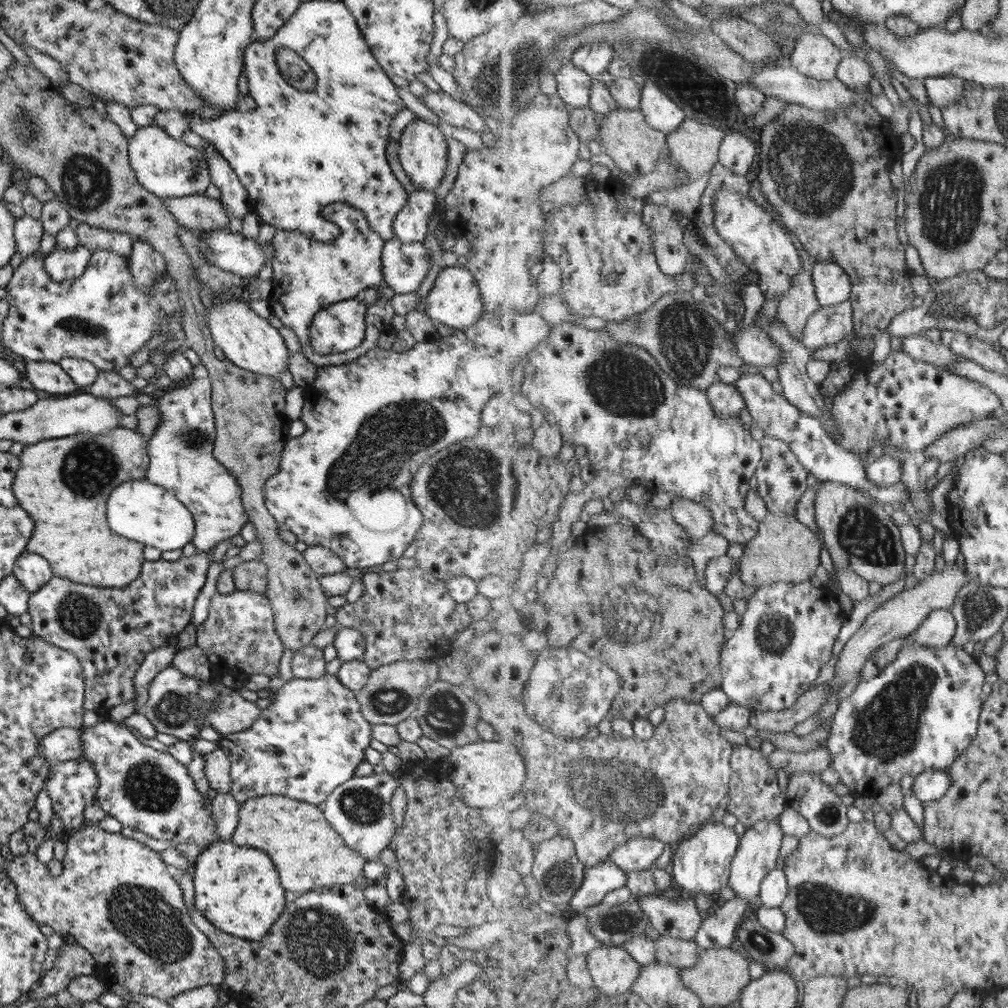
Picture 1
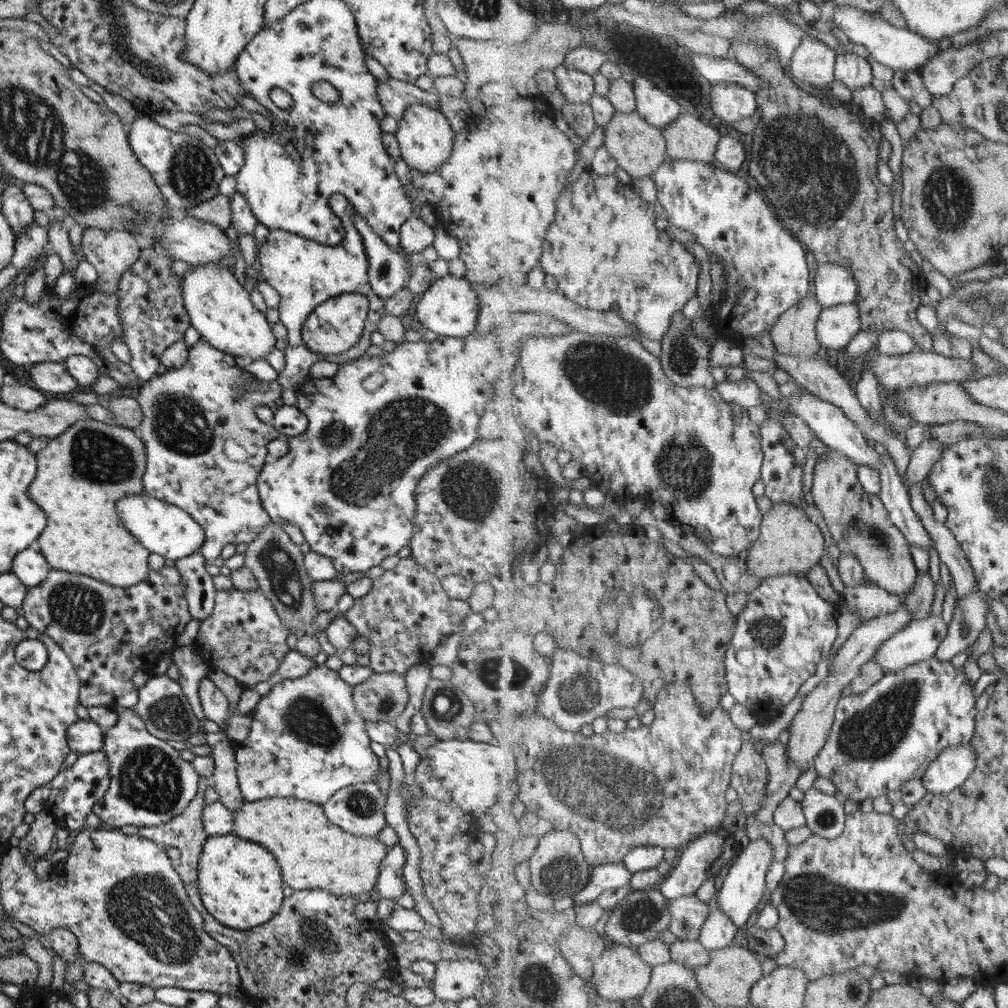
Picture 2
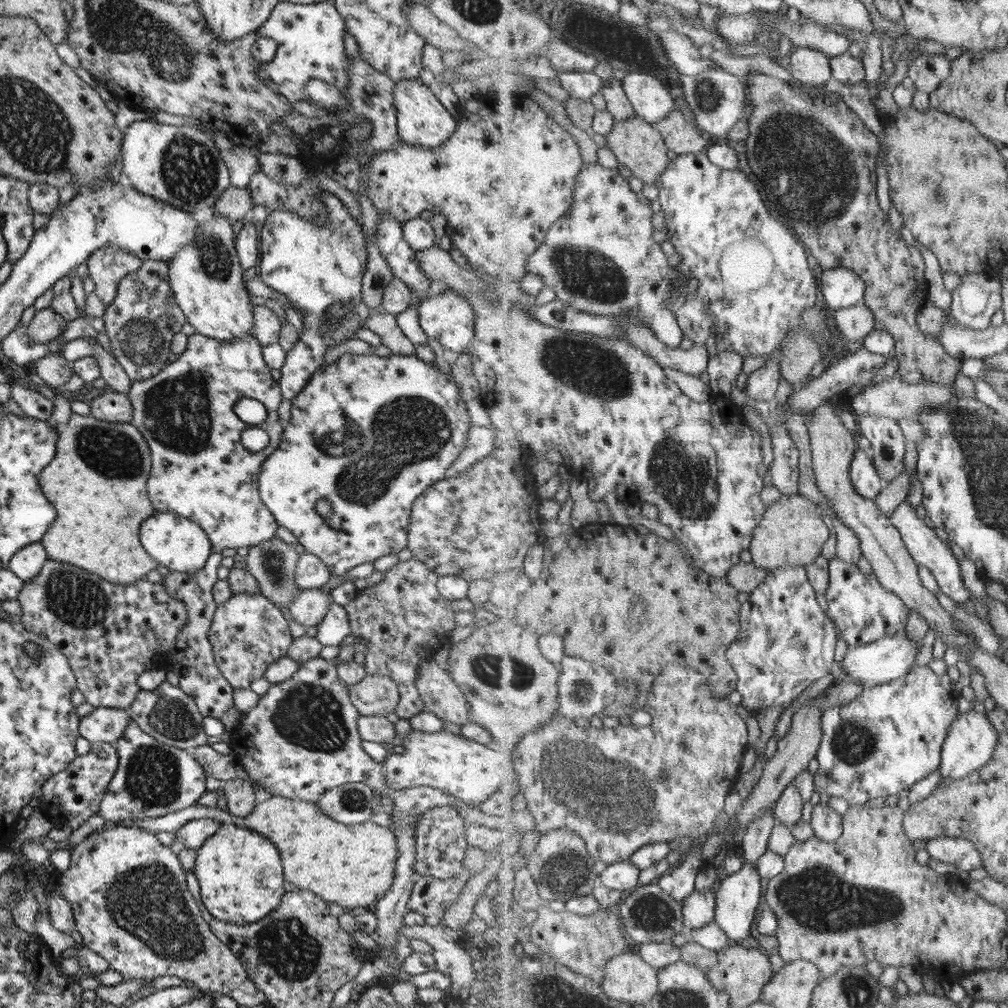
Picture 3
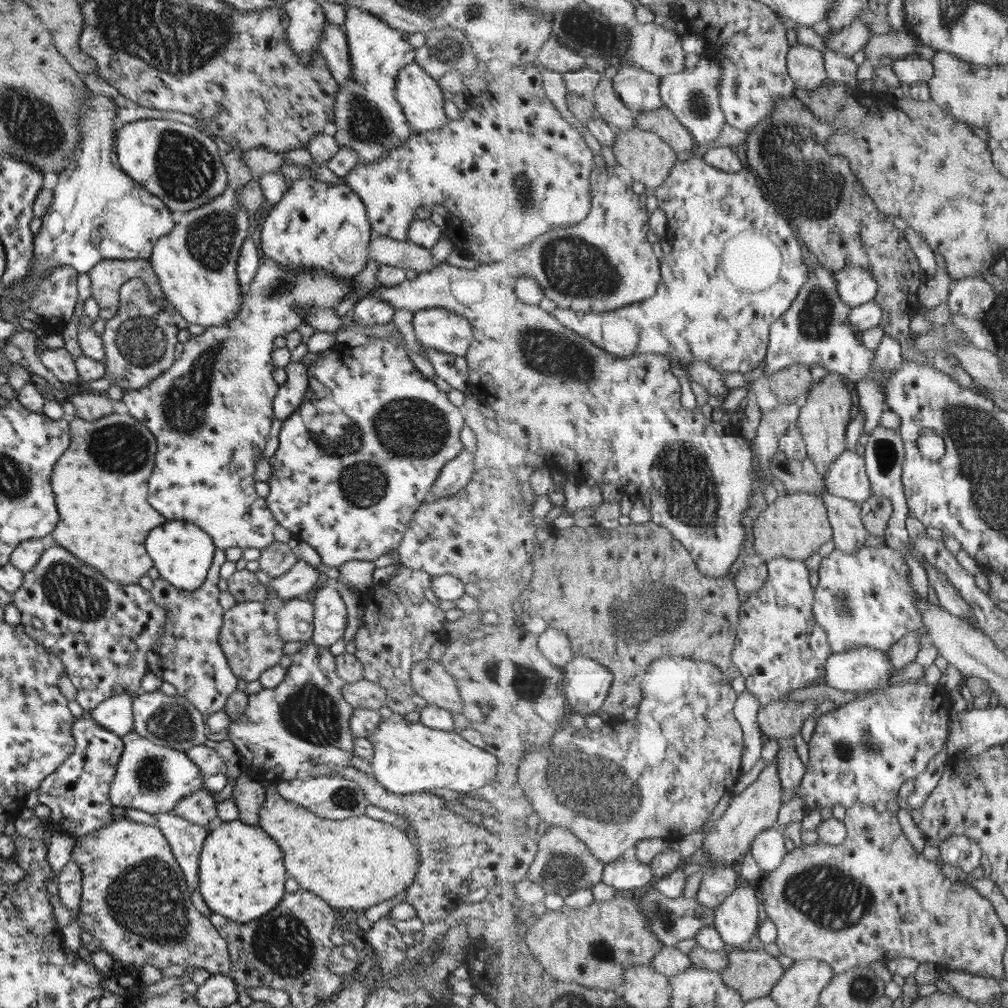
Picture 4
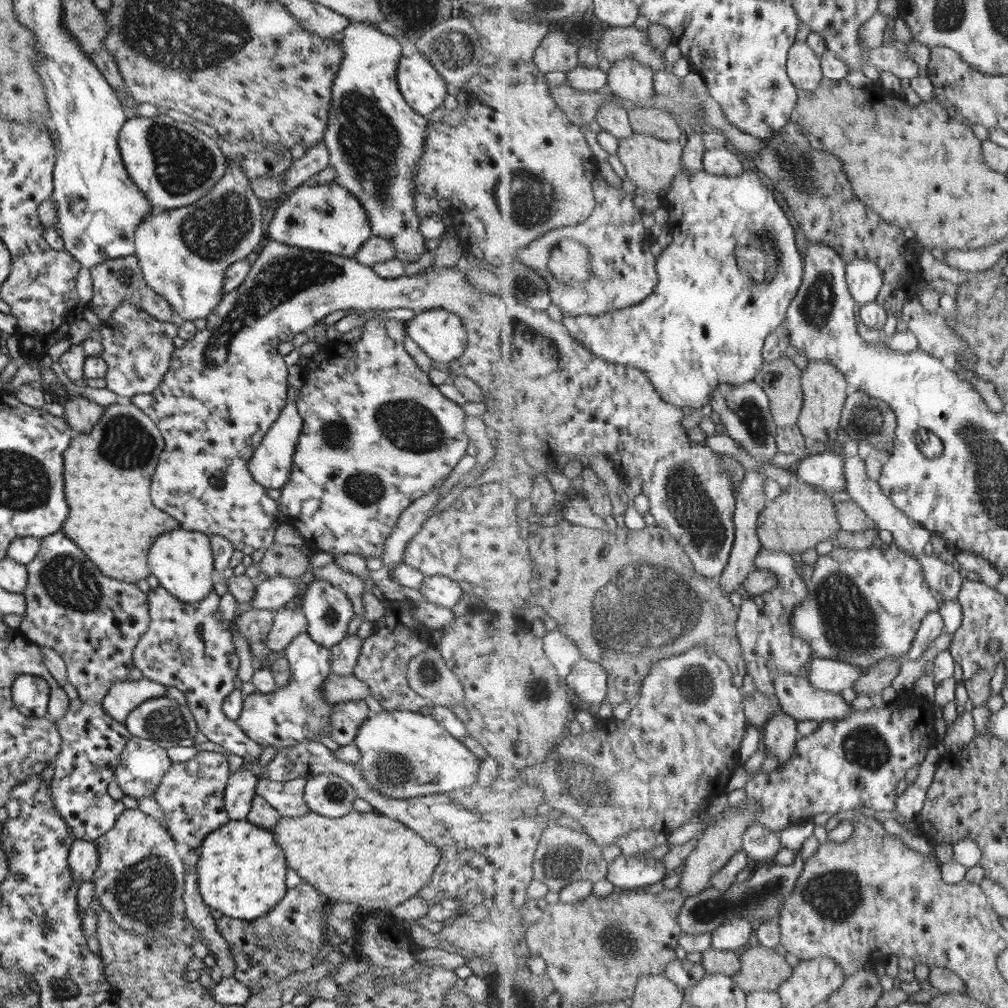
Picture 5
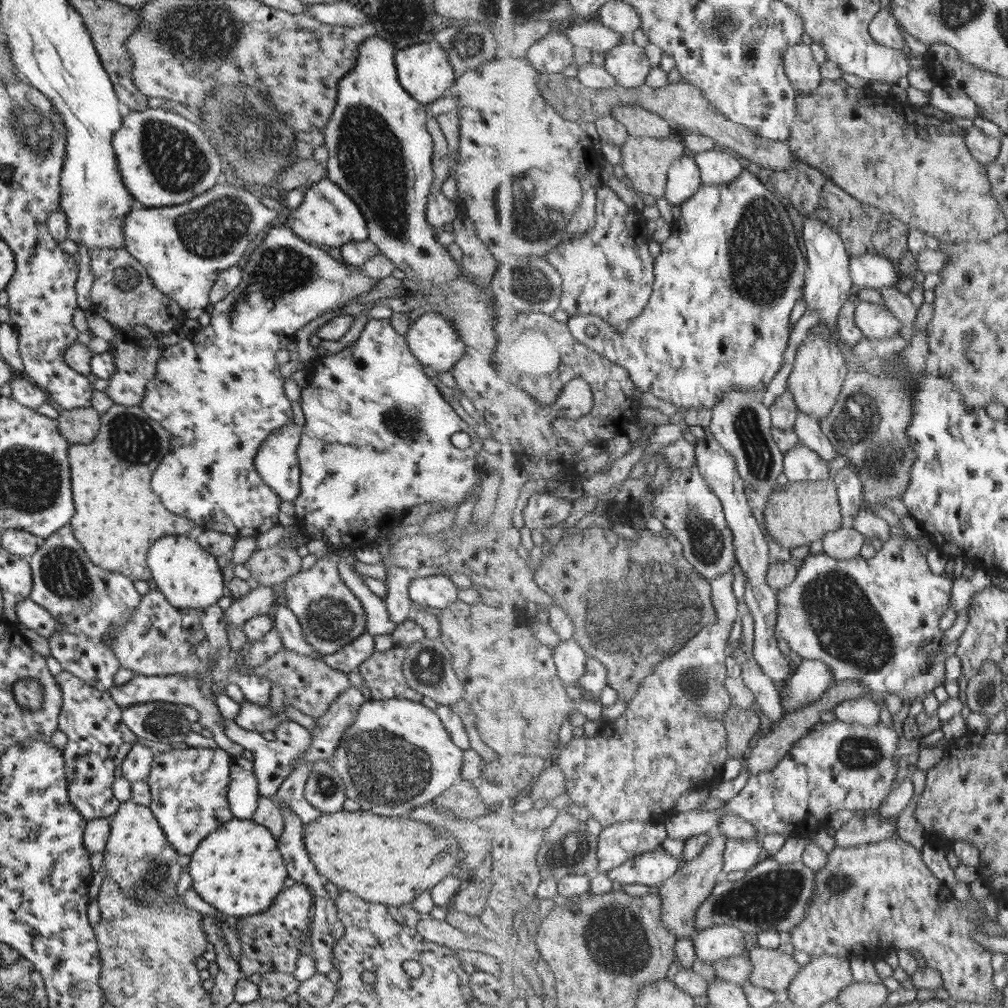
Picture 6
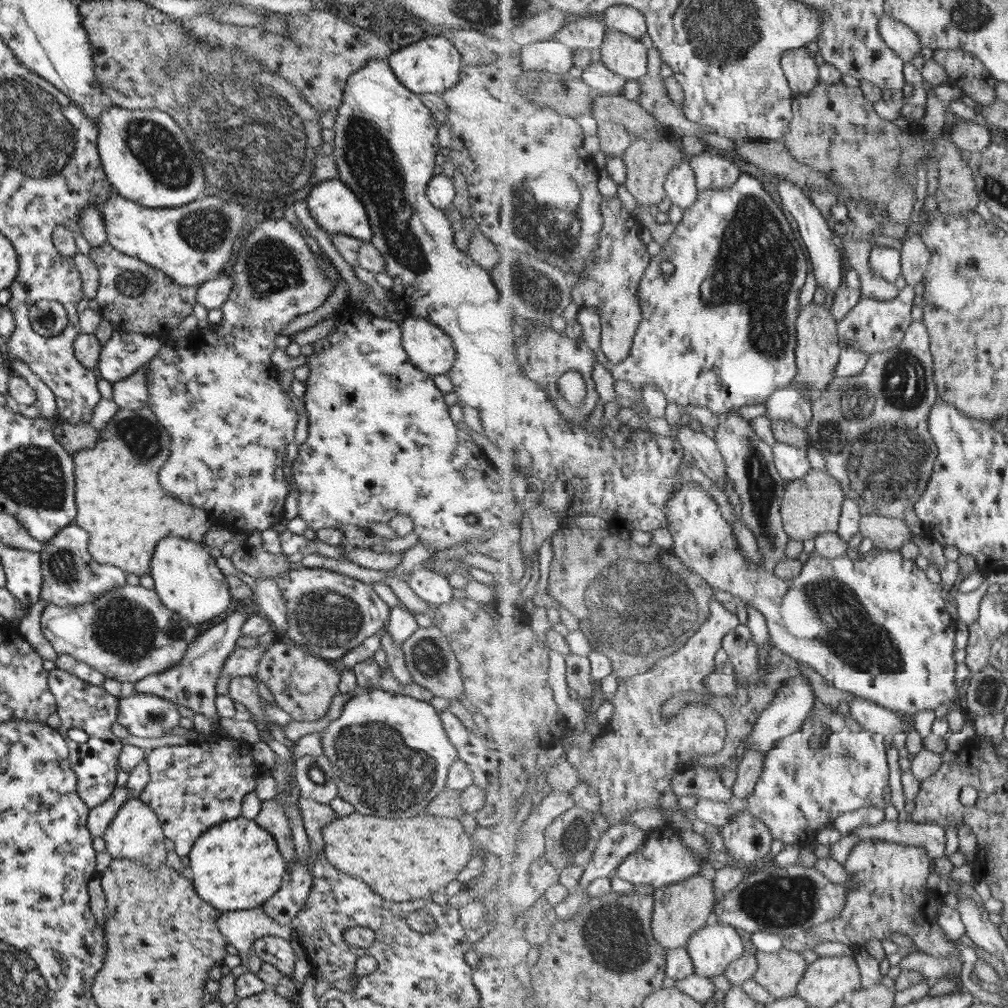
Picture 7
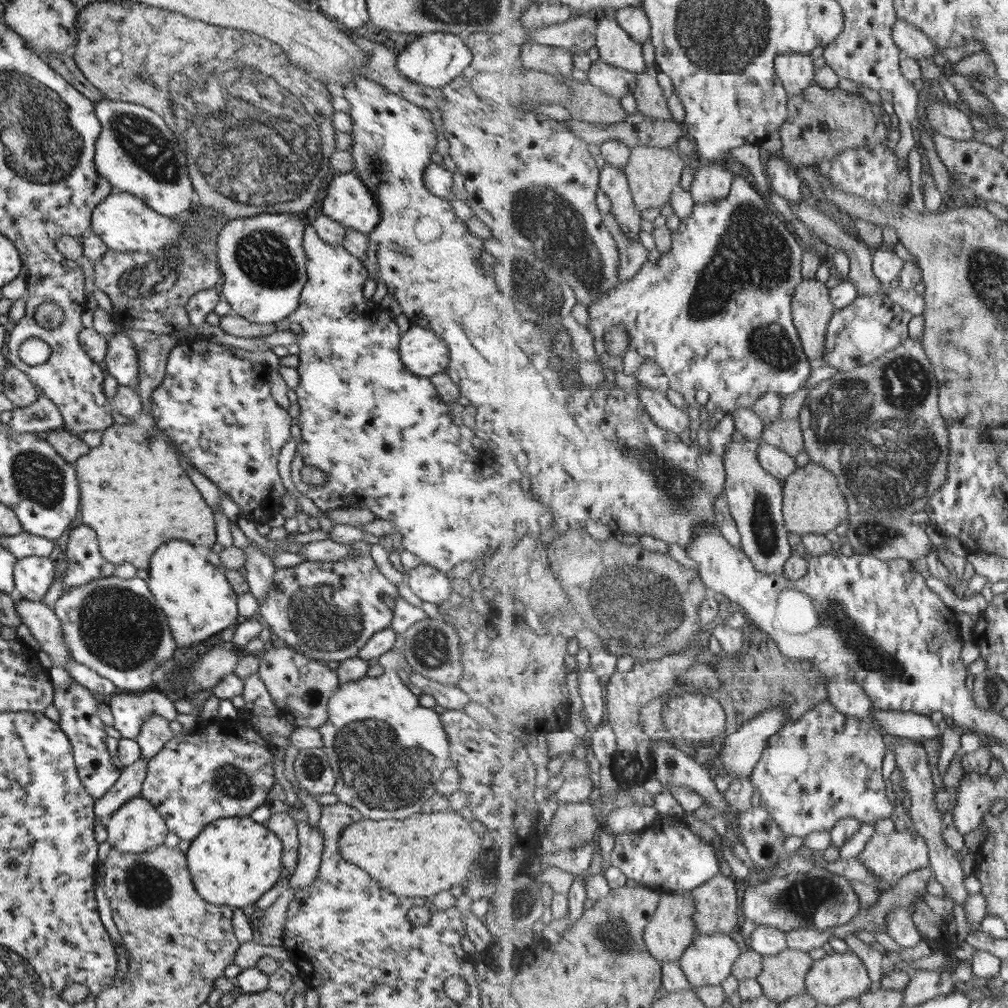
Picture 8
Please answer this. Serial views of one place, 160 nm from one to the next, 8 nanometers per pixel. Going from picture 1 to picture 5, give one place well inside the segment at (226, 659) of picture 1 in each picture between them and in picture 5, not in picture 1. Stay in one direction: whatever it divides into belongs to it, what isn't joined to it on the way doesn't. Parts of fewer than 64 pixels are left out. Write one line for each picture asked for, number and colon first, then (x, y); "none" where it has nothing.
2: (243, 637)
3: (247, 633)
4: (248, 638)
5: (252, 624)

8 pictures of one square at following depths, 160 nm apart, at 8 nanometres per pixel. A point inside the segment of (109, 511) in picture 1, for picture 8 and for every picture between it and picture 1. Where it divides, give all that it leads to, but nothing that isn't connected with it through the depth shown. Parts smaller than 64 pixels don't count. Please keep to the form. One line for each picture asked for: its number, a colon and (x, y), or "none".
2: (164, 529)
3: (177, 543)
4: (182, 553)
5: (181, 560)
6: (188, 577)
7: (186, 580)
8: (197, 600)

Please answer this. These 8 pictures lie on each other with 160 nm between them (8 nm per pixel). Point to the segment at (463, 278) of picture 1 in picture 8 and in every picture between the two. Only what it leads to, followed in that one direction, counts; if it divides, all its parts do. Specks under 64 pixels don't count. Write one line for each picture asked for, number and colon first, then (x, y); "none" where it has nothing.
2: (448, 306)
3: (446, 317)
4: (437, 328)
5: (439, 334)
6: (436, 345)
7: (428, 348)
8: (422, 352)

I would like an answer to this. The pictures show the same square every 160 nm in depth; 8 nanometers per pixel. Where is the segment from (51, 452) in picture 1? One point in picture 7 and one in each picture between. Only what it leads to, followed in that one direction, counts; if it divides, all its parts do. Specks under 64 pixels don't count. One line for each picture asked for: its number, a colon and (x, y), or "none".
2: (79, 474)
3: (98, 513)
4: (103, 517)
5: (106, 471)
6: (116, 517)
7: (119, 503)

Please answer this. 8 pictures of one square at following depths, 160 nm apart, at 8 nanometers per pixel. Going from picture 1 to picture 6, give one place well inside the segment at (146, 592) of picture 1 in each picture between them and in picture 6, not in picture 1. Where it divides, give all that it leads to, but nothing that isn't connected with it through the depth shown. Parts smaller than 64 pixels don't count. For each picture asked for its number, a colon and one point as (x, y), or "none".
2: (107, 632)
3: (109, 633)
4: (101, 631)
5: (91, 621)
6: (87, 602)

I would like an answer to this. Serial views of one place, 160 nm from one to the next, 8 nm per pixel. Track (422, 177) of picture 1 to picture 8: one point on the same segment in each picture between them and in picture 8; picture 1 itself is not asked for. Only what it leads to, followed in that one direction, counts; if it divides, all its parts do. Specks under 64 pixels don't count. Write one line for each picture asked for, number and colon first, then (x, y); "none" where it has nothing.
2: (424, 138)
3: (422, 121)
4: (421, 99)
5: (423, 89)
6: (422, 70)
7: (431, 65)
8: (433, 59)

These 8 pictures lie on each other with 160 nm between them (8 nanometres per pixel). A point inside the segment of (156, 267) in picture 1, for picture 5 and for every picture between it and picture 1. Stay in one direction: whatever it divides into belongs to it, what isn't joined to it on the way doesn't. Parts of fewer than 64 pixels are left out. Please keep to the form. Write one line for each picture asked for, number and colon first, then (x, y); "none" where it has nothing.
2: (150, 311)
3: (139, 322)
4: (138, 340)
5: (143, 348)

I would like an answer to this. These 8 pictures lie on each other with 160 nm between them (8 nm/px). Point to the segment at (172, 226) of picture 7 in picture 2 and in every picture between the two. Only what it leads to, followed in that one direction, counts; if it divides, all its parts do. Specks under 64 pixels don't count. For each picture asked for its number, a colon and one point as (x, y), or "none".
2: (219, 309)
3: (205, 277)
4: (195, 265)
5: (183, 253)
6: (182, 248)

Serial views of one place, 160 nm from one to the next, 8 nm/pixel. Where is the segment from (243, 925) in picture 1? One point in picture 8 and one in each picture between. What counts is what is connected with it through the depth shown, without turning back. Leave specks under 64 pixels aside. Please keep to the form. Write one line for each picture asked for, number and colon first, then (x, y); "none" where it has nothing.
2: (238, 882)
3: (238, 870)
4: (240, 872)
5: (240, 870)
6: (237, 869)
7: (235, 865)
8: (232, 861)

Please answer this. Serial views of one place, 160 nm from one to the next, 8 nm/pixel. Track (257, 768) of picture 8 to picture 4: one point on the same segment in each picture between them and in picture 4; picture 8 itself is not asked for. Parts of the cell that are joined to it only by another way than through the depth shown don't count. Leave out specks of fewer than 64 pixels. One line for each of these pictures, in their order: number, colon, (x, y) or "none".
4: (199, 807)
5: (190, 795)
6: (188, 787)
7: (191, 787)

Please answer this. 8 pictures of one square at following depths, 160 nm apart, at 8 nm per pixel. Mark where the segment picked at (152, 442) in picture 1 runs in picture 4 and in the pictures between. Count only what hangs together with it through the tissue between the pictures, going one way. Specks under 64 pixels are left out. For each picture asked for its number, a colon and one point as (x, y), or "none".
2: (204, 446)
3: (198, 469)
4: (210, 412)

